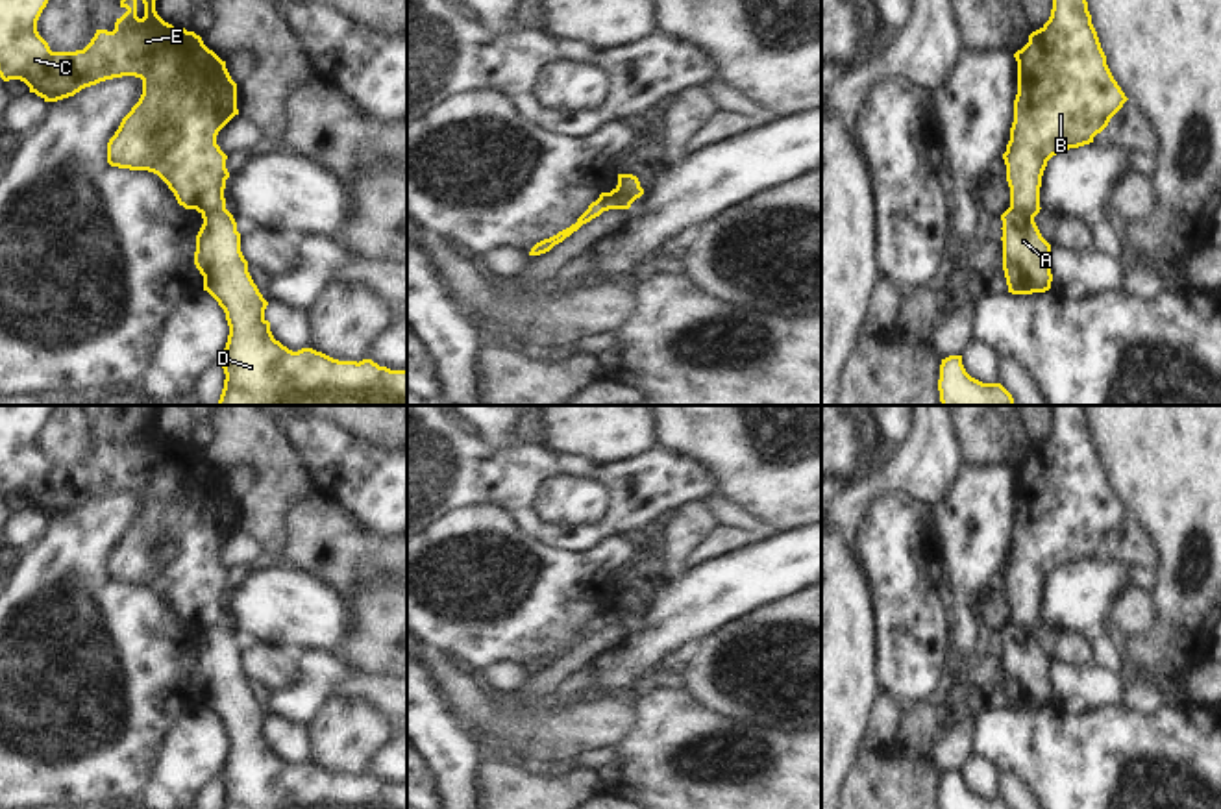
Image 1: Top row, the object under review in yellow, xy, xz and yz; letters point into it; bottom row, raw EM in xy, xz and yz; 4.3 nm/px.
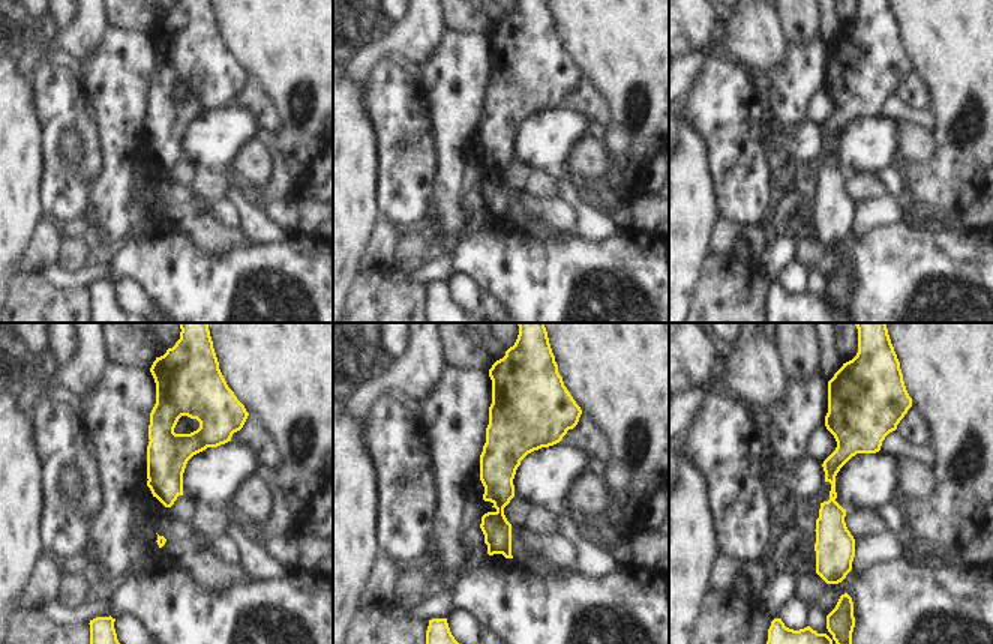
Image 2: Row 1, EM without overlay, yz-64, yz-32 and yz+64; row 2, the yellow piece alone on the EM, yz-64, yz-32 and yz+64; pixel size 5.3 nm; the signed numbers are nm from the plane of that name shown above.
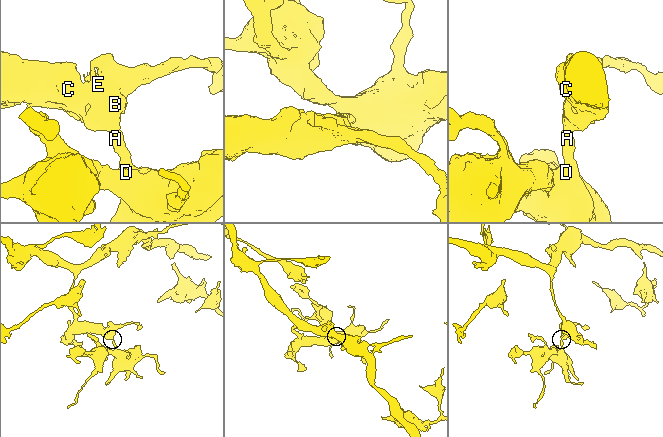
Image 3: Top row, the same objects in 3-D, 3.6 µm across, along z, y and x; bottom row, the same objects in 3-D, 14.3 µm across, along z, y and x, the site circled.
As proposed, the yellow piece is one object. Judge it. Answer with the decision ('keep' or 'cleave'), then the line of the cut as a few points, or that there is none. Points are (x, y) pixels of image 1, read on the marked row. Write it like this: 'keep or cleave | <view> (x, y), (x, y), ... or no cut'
cleave | xy (224, 208), (202, 215)

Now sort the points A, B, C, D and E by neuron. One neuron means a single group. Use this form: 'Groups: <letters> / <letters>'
Groups: A D / B C E.

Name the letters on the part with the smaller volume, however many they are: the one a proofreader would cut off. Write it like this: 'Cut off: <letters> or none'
Cut off: A, D

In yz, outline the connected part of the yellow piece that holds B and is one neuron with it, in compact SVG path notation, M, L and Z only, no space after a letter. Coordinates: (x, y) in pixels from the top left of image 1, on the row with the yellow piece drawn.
M1053 0L1049 20L1014 57L1018 94L1003 159L1010 207L1034 218L1047 161L1093 143L1128 98L1106 65L1086 0Z

